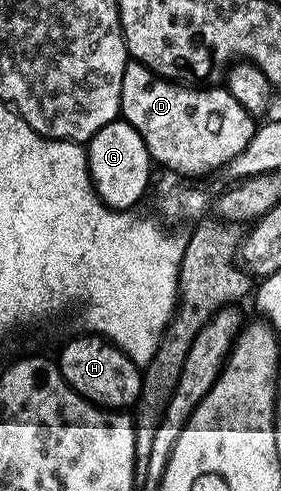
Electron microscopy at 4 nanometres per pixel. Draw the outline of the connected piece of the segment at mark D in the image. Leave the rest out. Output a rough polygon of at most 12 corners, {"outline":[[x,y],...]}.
{"outline":[[134,60],[122,121],[179,174],[222,171],[256,119],[222,85]]}

